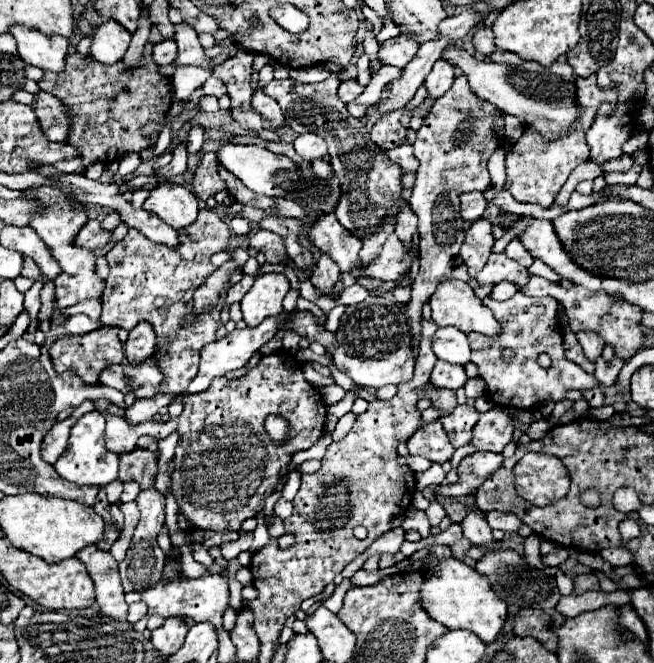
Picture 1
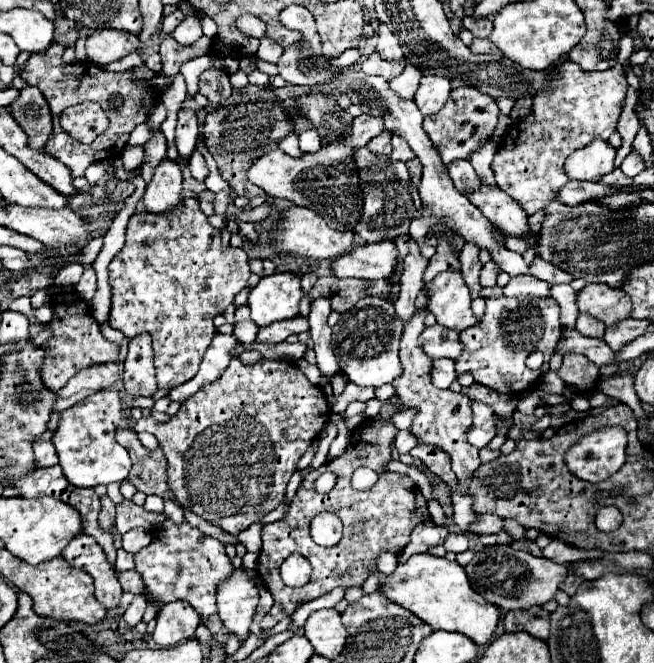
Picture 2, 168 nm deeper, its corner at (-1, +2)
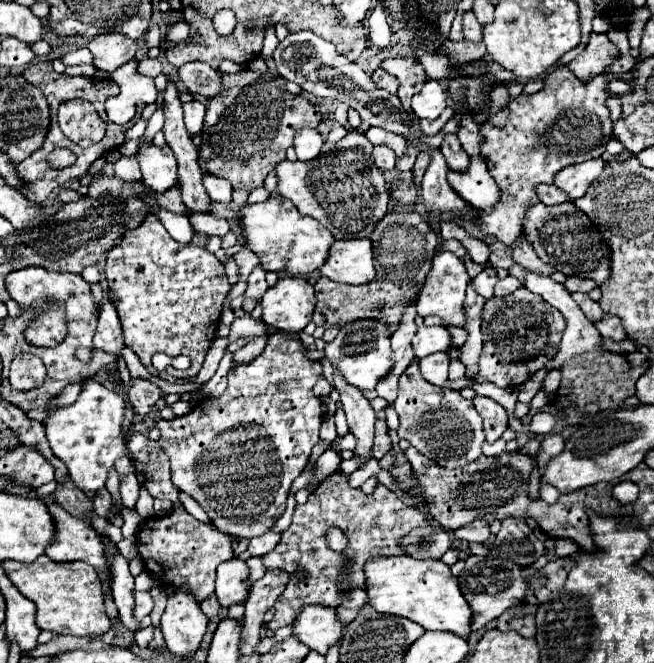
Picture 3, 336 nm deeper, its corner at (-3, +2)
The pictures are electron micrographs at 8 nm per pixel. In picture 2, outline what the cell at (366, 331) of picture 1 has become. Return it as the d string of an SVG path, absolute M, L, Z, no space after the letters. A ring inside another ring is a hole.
M364 297L352 309L342 313L340 321L332 327L332 349L348 381L368 387L392 383L402 373L398 357L402 327L404 323L396 315L394 305L382 297Z

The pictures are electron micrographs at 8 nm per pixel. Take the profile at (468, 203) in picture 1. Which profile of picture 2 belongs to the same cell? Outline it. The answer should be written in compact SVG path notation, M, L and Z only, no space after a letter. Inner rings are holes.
M454 161L454 165L450 165L450 177L462 195L470 195L482 187L482 181L478 181L478 175L468 161Z

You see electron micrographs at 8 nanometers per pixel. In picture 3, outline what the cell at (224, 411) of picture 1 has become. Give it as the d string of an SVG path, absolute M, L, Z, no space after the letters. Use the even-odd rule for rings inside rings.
M272 333L268 337L268 343L266 343L266 349L248 365L238 365L236 369L232 369L228 373L228 389L224 391L222 397L206 397L202 401L198 401L194 405L194 409L184 415L184 417L176 417L174 421L156 421L156 427L162 431L162 437L160 437L160 447L164 449L164 453L170 457L170 467L172 467L172 483L178 487L178 491L184 491L188 493L190 497L194 497L200 507L208 513L210 517L210 523L232 535L232 537L246 537L246 539L254 539L254 537L260 537L264 533L268 533L276 519L282 517L284 509L286 509L286 497L290 493L290 485L292 481L300 475L300 469L304 469L304 465L308 463L310 459L310 451L312 447L318 443L318 433L320 433L320 425L322 425L322 419L324 419L324 409L322 409L322 401L312 393L312 387L316 385L316 381L320 379L322 375L322 365L314 359L308 359L304 355L304 345L300 339L292 339L288 335L280 335L280 333Z

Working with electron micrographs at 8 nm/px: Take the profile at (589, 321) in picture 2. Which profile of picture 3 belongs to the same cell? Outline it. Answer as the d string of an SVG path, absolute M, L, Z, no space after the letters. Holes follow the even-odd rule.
M572 293L572 297L574 297L574 301L580 305L580 309L584 311L584 315L586 315L592 323L596 323L596 321L604 315L604 311L600 309L600 305L598 305L596 301L592 301L586 293Z

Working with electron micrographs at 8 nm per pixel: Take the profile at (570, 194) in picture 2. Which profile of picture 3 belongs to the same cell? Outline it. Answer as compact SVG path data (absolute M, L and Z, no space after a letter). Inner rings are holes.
M536 185L536 195L544 205L558 205L566 201L564 193L560 193L560 189L556 189L554 185Z

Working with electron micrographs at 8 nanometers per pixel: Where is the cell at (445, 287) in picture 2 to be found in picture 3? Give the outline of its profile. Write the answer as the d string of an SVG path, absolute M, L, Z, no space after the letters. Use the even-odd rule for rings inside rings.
M438 253L434 257L434 263L432 263L432 271L428 273L428 279L418 295L418 301L416 301L416 311L418 315L422 317L428 317L428 315L438 315L446 321L446 325L454 325L454 327L464 327L464 309L462 309L462 303L464 303L464 295L466 295L466 287L470 283L470 277L466 273L466 267L464 263L454 255L454 253Z

